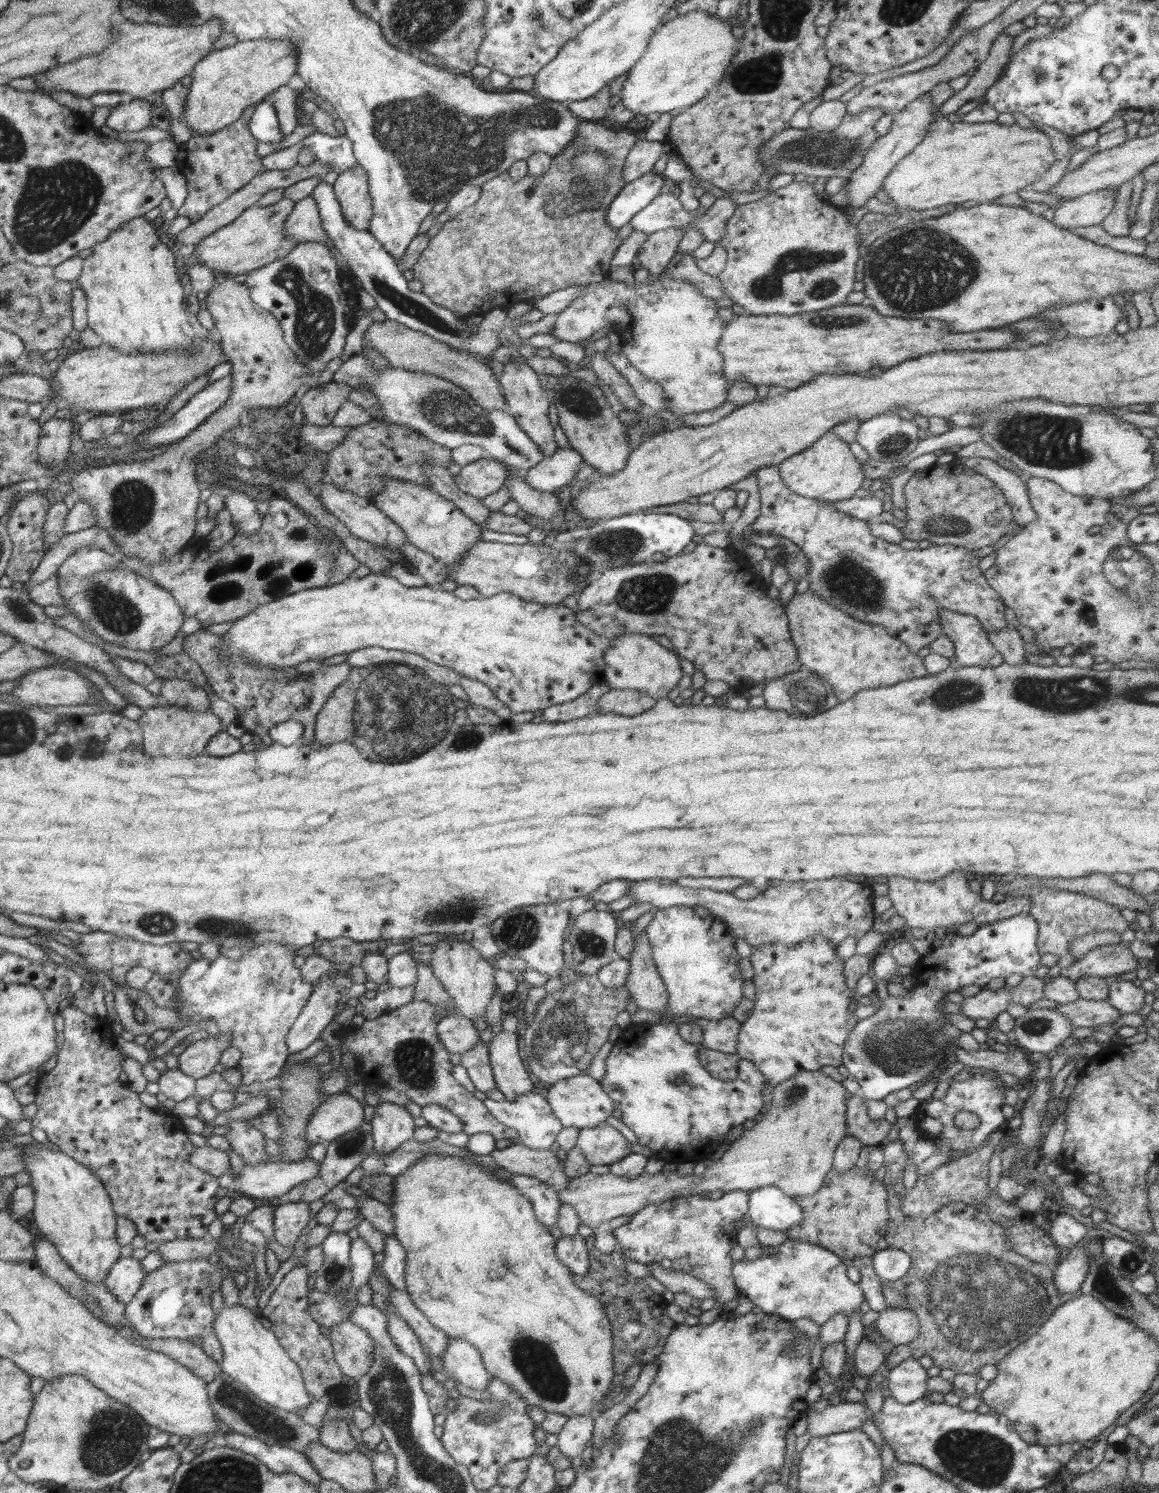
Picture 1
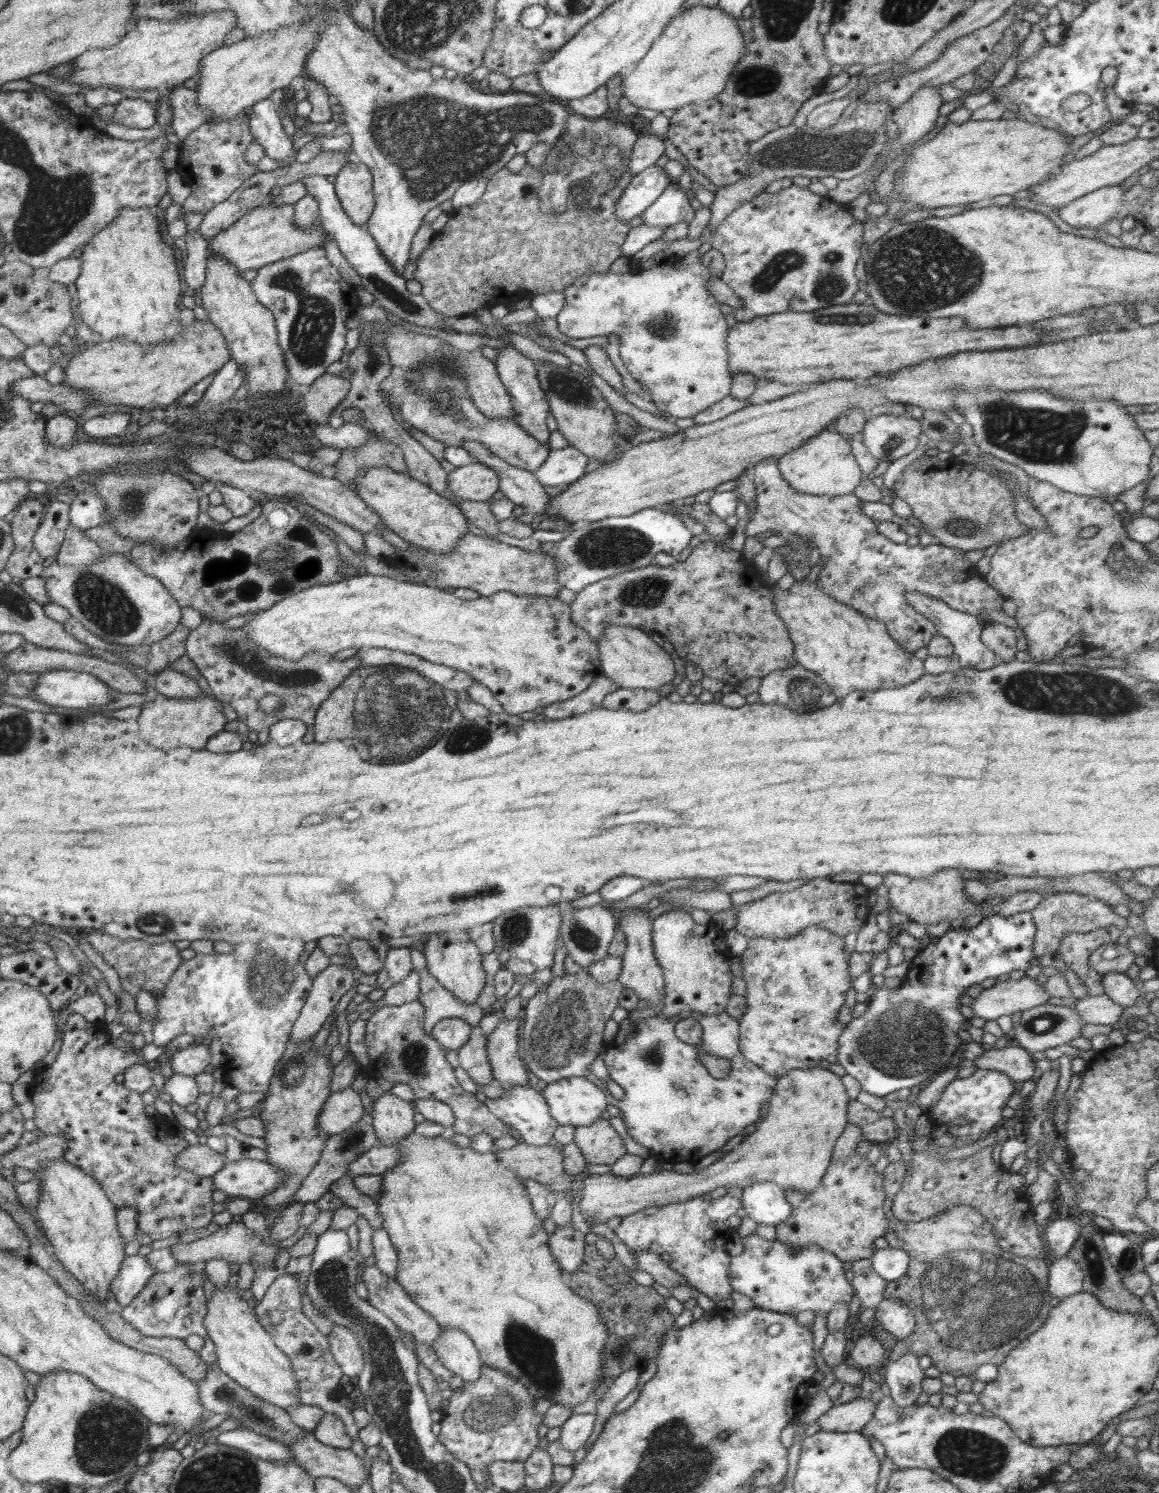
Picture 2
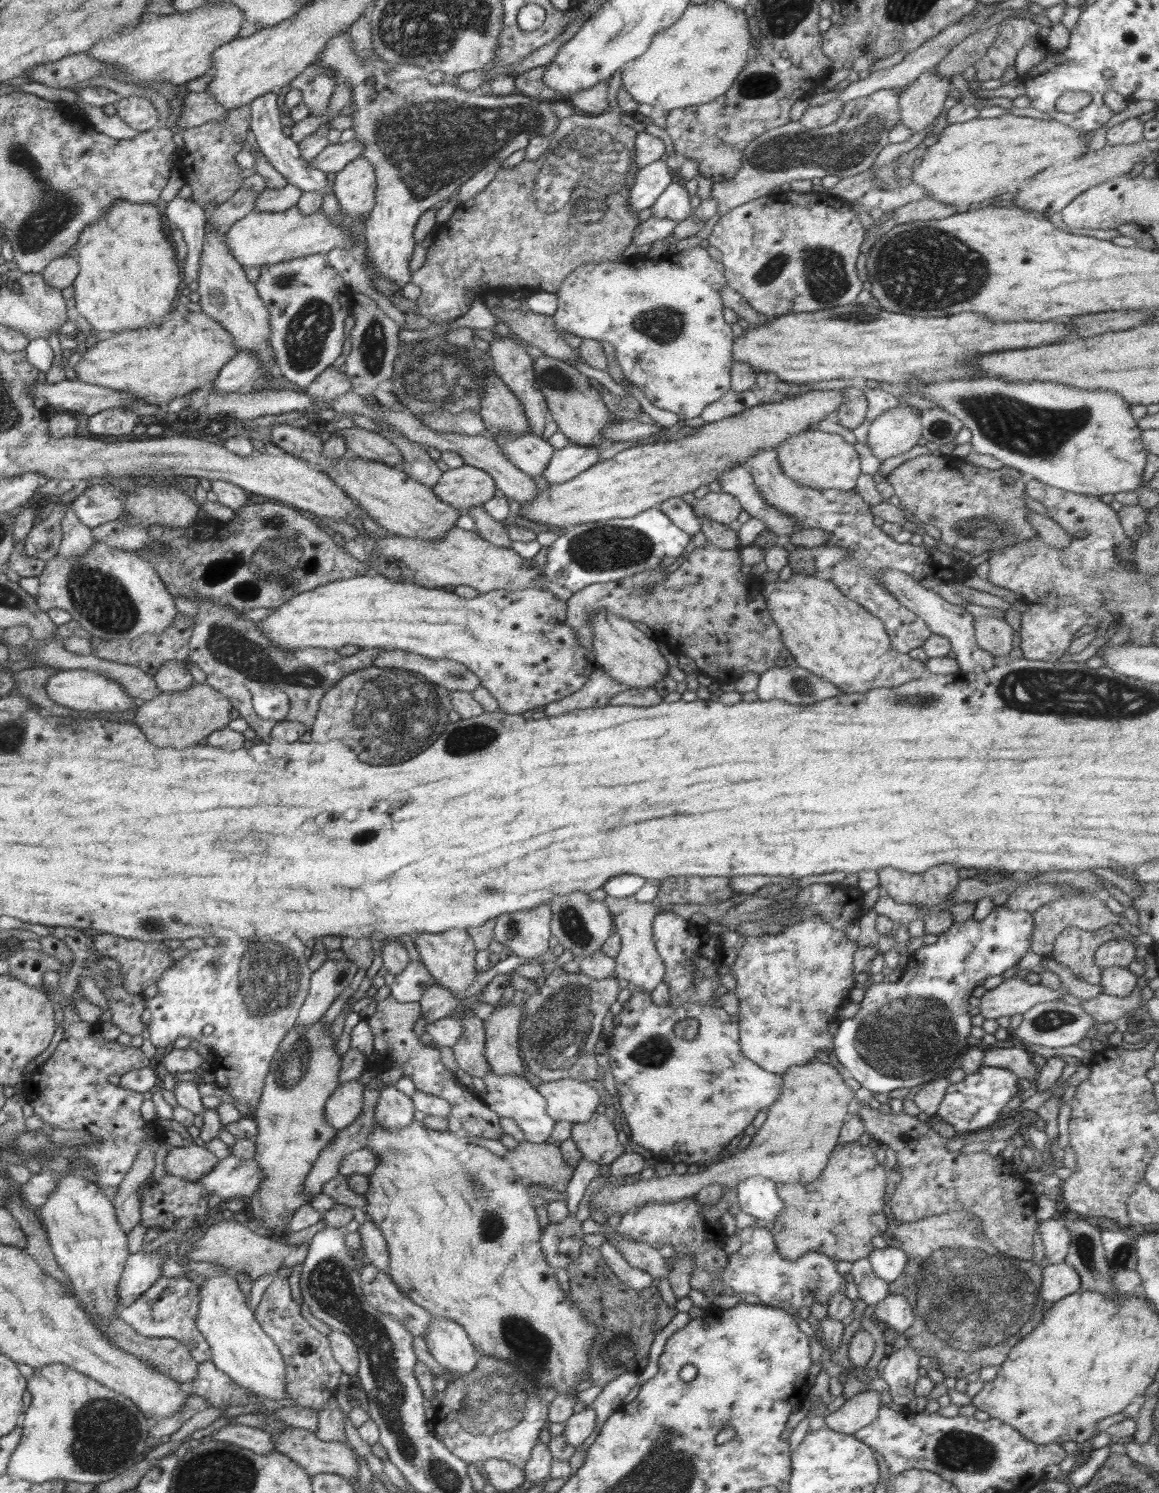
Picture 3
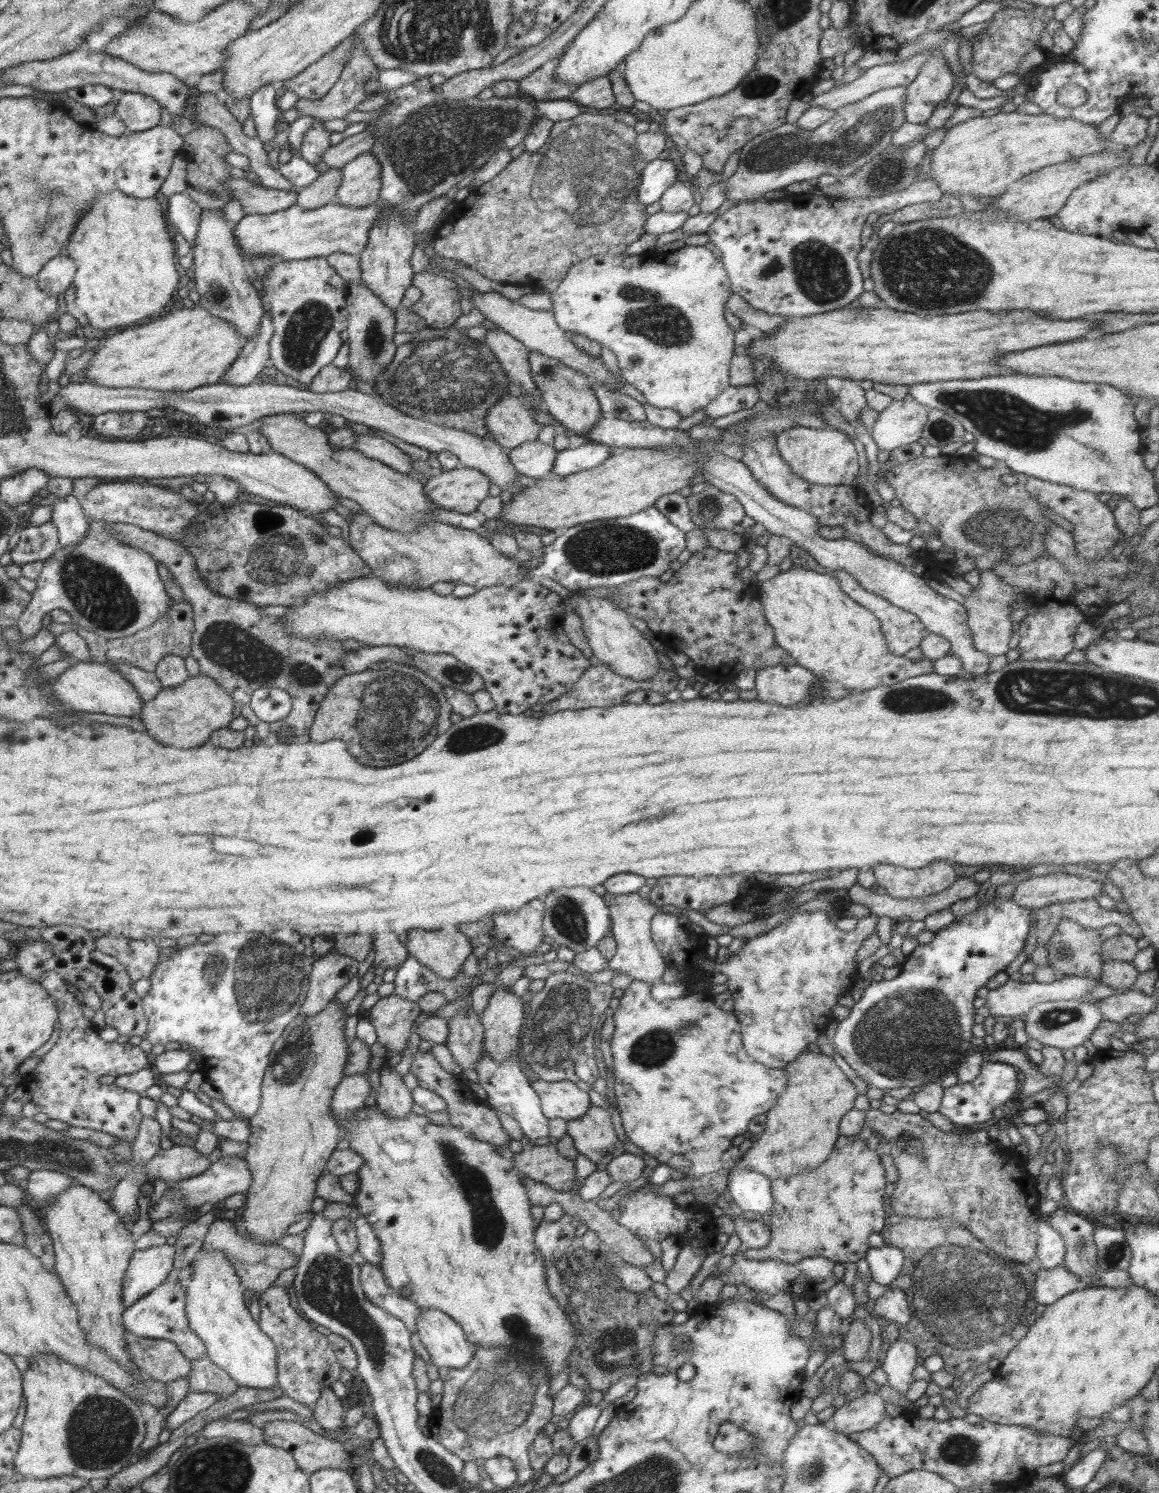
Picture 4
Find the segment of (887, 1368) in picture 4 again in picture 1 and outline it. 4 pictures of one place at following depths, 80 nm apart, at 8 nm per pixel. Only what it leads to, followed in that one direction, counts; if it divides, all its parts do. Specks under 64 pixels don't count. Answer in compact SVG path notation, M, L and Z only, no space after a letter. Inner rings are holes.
M905 1358L898 1366L887 1370L885 1375L891 1397L902 1404L914 1402L928 1393L929 1377L918 1359Z

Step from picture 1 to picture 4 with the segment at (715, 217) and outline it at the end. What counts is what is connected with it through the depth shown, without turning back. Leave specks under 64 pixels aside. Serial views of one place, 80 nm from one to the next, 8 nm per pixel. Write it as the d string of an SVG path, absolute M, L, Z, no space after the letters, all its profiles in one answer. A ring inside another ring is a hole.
M905 86L885 88L874 92L874 94L869 94L866 98L853 102L851 105L839 106L829 121L814 130L804 130L796 123L785 122L774 130L756 135L752 141L748 141L738 151L738 168L728 180L724 181L726 201L750 201L766 192L784 190L793 182L807 180L814 183L823 174L832 174L832 176L843 178L854 173L855 170L886 149L891 144L893 132L907 121L904 112L906 89Z

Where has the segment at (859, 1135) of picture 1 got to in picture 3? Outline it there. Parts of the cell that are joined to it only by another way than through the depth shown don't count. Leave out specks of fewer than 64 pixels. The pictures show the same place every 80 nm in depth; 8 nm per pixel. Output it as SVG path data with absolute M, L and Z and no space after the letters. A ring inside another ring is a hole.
M854 1105L851 1109L854 1115L858 1115L866 1132L881 1146L893 1149L896 1152L896 1161L900 1166L901 1181L895 1193L889 1200L889 1206L894 1218L904 1222L917 1222L926 1217L939 1216L945 1213L965 1211L972 1213L982 1221L984 1235L1002 1254L1018 1258L1020 1260L1033 1260L1033 1242L1036 1228L1039 1226L1036 1219L1036 1199L1032 1184L1022 1177L1024 1170L1012 1170L1011 1162L1006 1162L1003 1157L993 1157L988 1150L972 1154L962 1151L948 1151L947 1140L938 1132L931 1129L927 1123L923 1123L917 1116L911 1116L901 1112L900 1114L885 1114L878 1109L868 1106Z

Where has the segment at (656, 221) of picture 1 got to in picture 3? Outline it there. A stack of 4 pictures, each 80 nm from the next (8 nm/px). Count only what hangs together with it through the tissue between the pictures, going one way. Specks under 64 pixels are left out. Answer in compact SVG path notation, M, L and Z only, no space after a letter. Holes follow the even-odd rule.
M670 183L650 209L652 218L658 218L658 220L680 222L694 215L694 210L690 205L689 192L677 183Z

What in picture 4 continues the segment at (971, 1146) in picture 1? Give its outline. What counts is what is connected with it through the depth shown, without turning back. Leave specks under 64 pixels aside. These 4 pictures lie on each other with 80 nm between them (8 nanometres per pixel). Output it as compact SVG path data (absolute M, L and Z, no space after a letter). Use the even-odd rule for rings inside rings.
M984 1061L977 1077L970 1082L958 1082L954 1086L944 1088L941 1105L937 1110L954 1123L956 1129L982 1127L983 1122L992 1120L992 1115L1001 1104L1012 1100L1020 1092L1018 1070L1011 1063L1000 1061Z

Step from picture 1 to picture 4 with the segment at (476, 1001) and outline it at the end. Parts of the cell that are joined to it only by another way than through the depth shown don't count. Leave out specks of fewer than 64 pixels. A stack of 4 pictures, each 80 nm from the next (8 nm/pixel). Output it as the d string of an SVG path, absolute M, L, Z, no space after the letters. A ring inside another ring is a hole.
M454 925L438 930L412 929L407 933L408 955L440 978L455 979L460 966L473 954L470 939Z

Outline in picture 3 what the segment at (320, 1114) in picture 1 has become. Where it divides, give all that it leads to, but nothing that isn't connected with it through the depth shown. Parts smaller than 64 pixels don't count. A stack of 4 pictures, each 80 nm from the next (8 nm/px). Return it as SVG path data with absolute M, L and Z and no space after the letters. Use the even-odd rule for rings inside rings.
M358 1081L339 1083L325 1104L325 1120L337 1131L350 1126L363 1109L364 1086Z

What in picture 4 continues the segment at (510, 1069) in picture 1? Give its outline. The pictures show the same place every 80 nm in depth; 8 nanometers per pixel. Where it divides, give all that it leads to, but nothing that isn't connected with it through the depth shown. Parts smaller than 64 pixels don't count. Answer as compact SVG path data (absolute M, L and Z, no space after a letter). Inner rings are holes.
M498 986L489 998L479 1020L485 1034L483 1045L495 1061L501 1063L510 1057L521 1057L519 1040L525 1007L526 1004L510 988Z

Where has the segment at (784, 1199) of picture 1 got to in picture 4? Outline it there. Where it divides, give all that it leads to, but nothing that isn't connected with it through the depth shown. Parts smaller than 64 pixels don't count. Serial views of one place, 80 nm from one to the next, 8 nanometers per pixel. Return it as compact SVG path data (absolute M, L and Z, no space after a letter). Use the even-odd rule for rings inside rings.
M738 1166L727 1178L727 1188L732 1200L742 1211L754 1212L763 1217L765 1214L770 1216L774 1208L771 1182L764 1174Z

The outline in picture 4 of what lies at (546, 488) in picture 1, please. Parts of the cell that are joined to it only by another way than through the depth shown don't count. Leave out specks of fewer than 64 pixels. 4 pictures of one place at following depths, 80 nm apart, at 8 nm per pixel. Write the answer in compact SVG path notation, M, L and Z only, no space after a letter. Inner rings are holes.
M587 442L577 448L567 448L556 453L552 466L554 478L564 478L602 464L615 450L601 443Z

